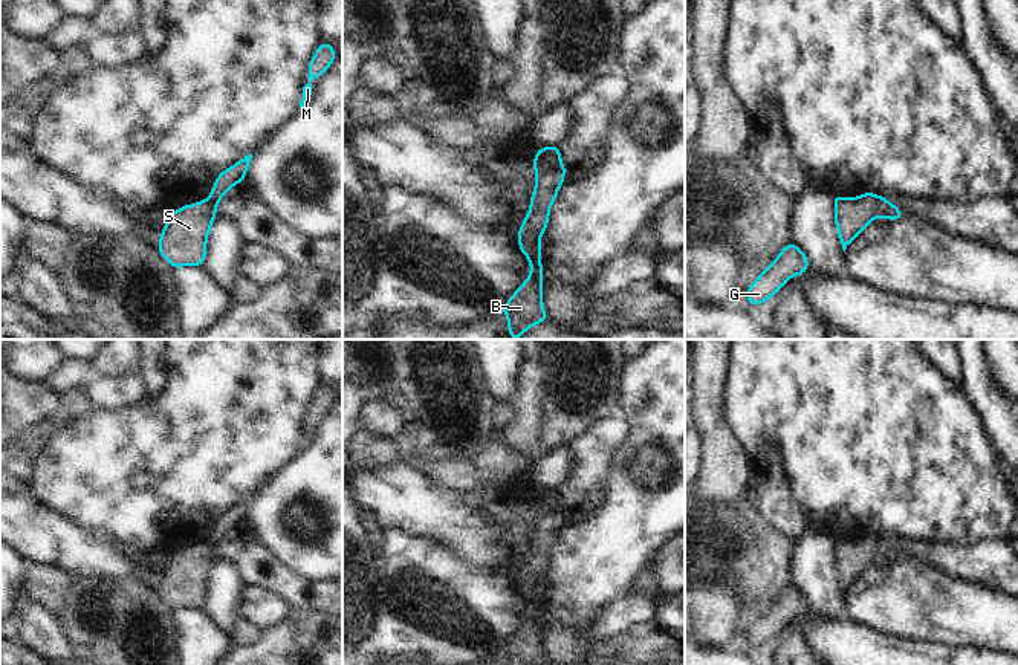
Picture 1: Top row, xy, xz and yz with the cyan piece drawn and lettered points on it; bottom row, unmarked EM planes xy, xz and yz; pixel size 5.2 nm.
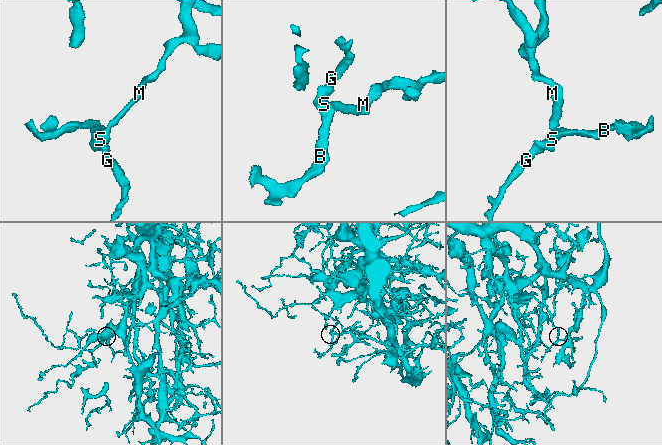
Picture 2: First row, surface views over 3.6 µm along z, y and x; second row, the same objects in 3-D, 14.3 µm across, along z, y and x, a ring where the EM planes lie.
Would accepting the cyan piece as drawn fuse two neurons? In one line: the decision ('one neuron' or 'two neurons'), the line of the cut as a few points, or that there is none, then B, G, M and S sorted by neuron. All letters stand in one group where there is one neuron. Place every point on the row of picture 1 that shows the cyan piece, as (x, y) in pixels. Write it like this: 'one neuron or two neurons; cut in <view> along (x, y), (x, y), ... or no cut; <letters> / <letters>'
two neurons; cut in xy along (208, 197), (217, 204); B G S / M

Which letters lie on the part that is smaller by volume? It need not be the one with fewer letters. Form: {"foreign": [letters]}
{"foreign": ["B", "G", "S"]}

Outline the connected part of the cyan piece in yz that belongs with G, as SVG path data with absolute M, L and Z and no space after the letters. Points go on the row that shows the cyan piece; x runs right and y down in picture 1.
M793 243L786 245L776 260L763 269L758 280L746 290L749 304L760 306L775 295L790 277L801 275L809 269L806 254Z

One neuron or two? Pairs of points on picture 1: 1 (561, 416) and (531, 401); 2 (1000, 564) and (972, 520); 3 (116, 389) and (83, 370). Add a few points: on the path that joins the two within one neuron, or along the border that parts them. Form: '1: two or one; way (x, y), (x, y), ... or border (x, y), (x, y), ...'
1: two; border (541, 369), (544, 398), (538, 441)
2: two; border (1001, 540), (949, 544)
3: two; border (98, 376), (83, 386)

